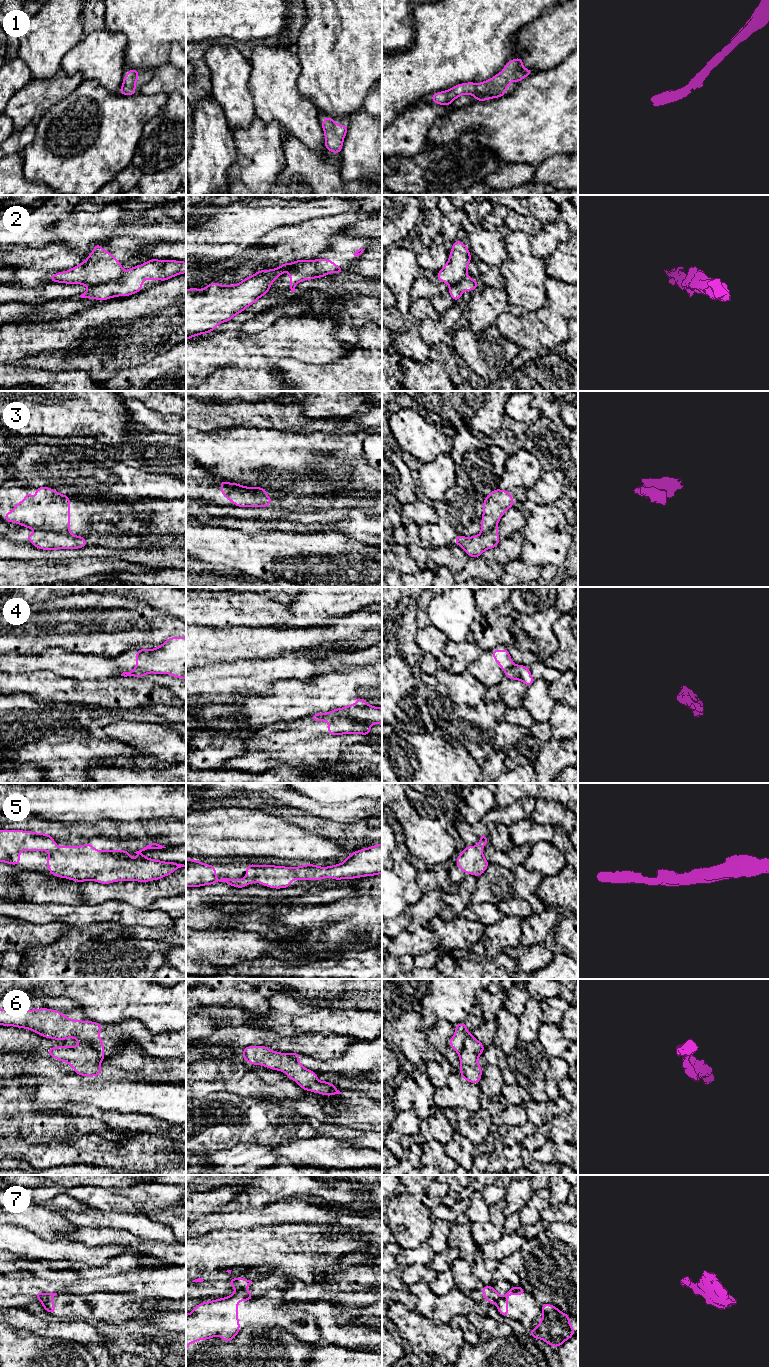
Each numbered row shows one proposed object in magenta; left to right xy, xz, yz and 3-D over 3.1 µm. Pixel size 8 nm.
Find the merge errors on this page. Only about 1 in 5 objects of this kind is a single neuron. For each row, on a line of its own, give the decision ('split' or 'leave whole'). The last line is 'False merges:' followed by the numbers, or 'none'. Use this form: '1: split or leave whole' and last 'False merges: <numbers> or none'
1: leave whole
2: split
3: split
4: split
5: leave whole
6: split
7: split
False merges: 2, 3, 4, 6, 7

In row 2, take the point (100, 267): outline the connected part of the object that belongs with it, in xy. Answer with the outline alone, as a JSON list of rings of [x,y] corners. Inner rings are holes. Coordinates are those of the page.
[[[98,243],[84,262],[68,271],[51,275],[49,280],[51,282],[81,284],[91,287],[100,283],[117,281],[122,273],[123,265]]]

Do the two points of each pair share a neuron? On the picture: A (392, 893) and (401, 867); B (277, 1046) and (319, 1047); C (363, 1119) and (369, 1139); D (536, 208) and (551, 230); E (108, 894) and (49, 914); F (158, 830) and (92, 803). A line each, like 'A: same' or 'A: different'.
A: different
B: same
C: different
D: different
E: different
F: different

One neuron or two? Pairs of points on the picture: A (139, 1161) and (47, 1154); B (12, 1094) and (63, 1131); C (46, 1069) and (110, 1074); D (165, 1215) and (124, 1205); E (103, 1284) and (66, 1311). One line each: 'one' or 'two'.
A: one
B: one
C: one
D: two
E: two

